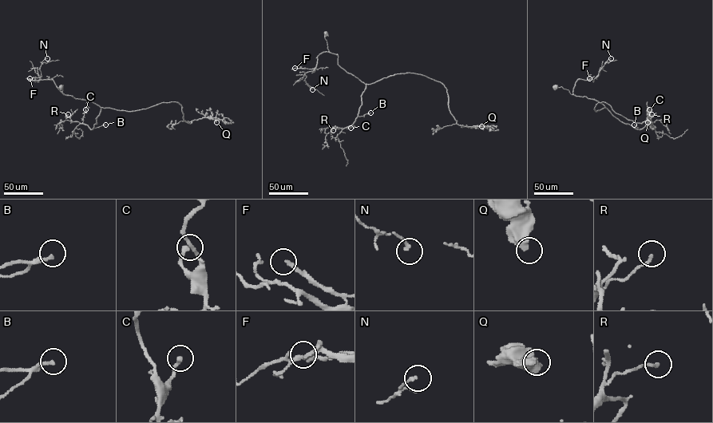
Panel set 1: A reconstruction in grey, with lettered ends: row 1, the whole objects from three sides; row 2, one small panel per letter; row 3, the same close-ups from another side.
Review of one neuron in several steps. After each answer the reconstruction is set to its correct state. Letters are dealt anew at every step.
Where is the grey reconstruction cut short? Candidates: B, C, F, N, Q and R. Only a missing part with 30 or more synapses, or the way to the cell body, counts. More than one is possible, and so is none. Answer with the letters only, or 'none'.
F

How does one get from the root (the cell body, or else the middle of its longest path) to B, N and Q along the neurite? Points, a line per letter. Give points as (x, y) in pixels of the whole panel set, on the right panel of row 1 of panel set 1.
B: (555, 87), (561, 87), (571, 94), (598, 100), (620, 120), (637, 128), (634, 124)
N: (555, 87), (561, 87), (572, 94), (578, 79), (593, 80), (611, 58)
Q: (555, 87), (605, 107), (596, 111), (596, 104), (604, 101), (628, 120), (641, 123), (648, 117), (647, 122)

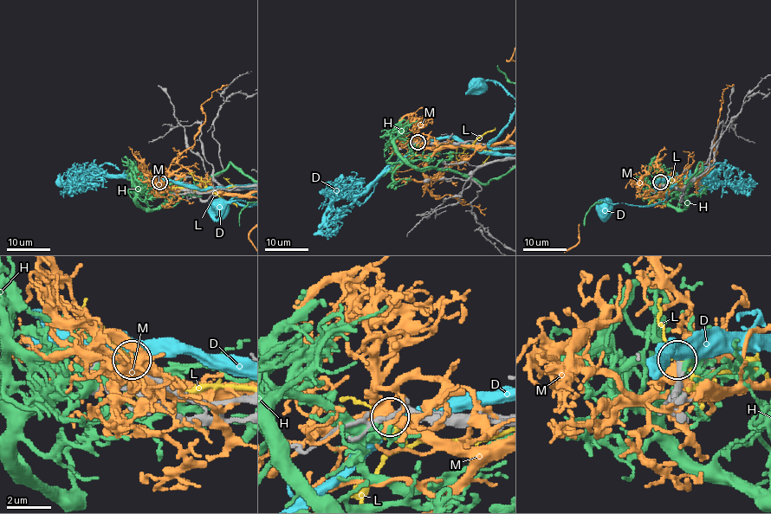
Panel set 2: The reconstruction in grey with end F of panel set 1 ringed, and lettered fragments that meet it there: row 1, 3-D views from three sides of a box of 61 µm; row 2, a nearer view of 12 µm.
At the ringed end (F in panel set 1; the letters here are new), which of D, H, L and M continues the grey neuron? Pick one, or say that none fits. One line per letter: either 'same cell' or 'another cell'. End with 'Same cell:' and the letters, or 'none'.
D: another cell
H: another cell
L: another cell
M: another cell
Same cell: none

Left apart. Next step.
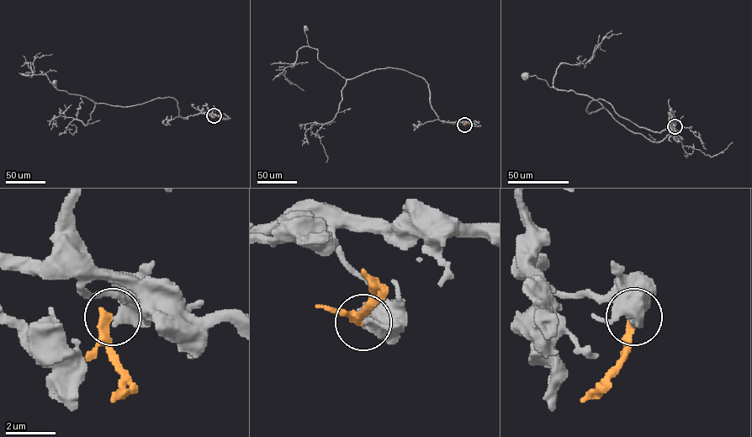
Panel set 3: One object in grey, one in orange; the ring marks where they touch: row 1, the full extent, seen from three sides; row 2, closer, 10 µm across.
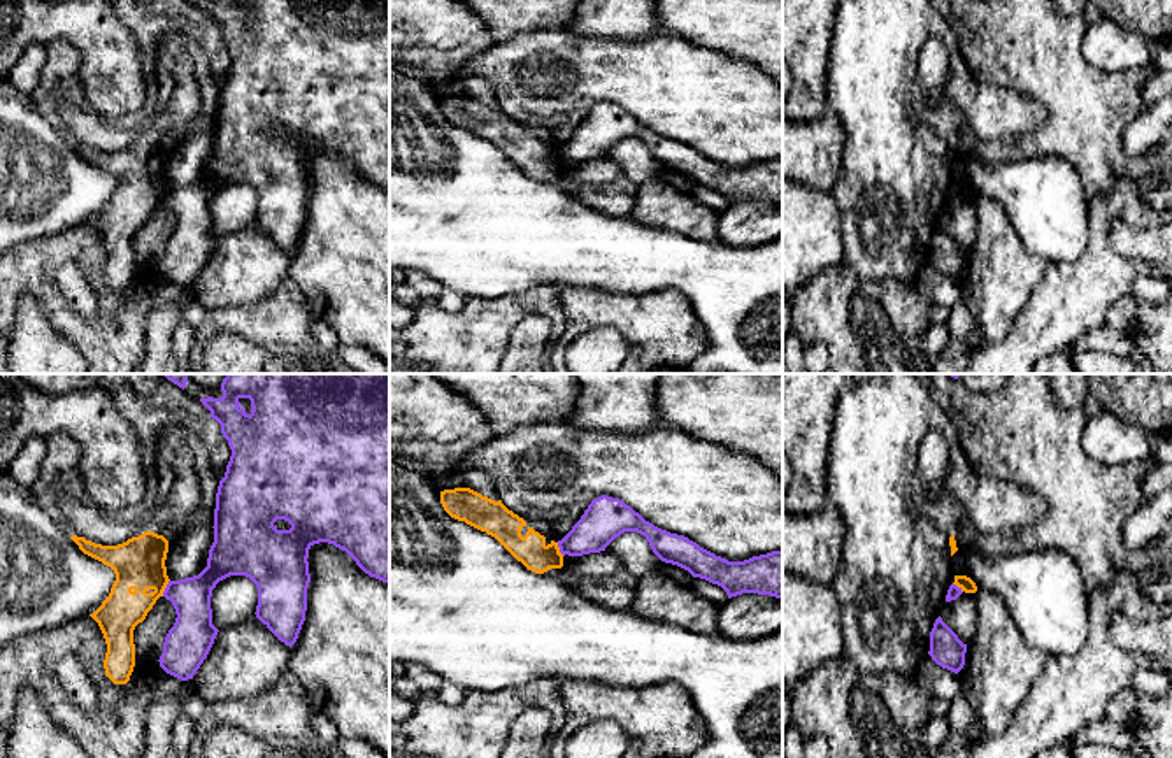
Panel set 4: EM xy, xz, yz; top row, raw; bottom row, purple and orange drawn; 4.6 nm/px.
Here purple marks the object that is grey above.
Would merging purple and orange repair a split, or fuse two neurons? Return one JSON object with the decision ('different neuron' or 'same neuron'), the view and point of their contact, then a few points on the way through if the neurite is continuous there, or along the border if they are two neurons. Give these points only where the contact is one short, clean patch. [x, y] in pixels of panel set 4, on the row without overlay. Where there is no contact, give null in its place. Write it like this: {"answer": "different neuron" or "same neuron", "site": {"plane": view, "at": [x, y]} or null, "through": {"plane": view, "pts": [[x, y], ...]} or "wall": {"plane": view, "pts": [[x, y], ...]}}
{"answer": "different neuron", "site": {"plane": "xy", "at": [165, 195]}, "wall": {"plane": "xy", "pts": [[169, 186], [162, 202]]}}

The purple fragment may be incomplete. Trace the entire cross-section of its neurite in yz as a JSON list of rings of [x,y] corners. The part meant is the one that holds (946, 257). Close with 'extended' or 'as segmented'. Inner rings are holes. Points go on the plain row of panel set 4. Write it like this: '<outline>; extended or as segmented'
[[[939,223],[930,239],[930,258],[932,267],[958,281],[965,272],[967,251],[963,251],[958,242],[942,228]]]; as segmented

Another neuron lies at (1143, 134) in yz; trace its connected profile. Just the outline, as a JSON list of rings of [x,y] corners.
[[[1167,93],[1154,105],[1147,107],[1130,123],[1123,135],[1123,154],[1128,160],[1146,154],[1172,126],[1172,93]]]

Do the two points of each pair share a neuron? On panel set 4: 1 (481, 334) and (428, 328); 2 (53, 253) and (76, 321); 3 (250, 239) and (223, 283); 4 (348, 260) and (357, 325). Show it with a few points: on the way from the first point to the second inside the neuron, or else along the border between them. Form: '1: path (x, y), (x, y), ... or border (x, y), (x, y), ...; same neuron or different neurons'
1: path (469, 336), (441, 336); same neuron
2: path (46, 271), (46, 295), (58, 307); same neuron
3: path (250, 250), (248, 258), (234, 272); same neuron
4: path (357, 276), (357, 309); same neuron

